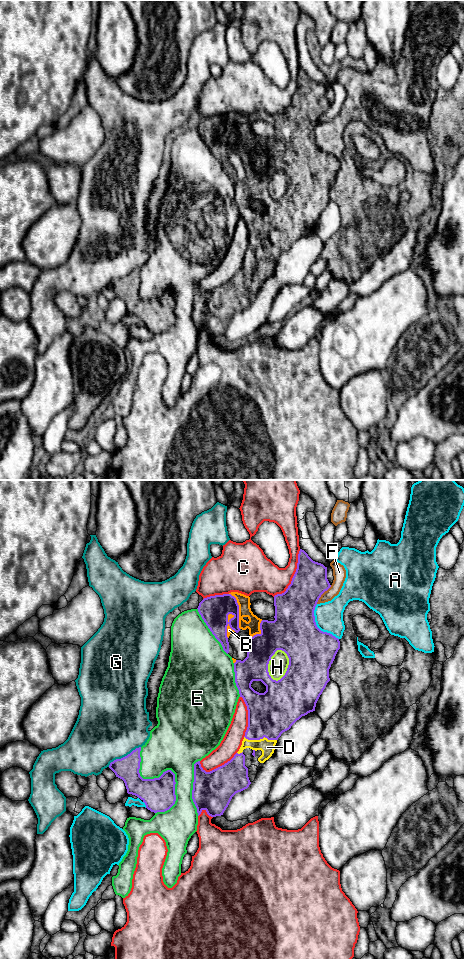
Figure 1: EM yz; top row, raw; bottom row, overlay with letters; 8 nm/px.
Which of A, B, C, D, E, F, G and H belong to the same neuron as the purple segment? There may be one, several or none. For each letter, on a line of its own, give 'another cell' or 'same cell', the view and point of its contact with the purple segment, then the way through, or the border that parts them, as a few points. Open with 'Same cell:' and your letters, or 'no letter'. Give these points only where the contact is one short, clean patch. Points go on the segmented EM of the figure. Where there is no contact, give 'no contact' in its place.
Same cell: B, D
A: another cell; meets purple in yz at (316, 626)
B: same cell; meets purple in yz at (238, 610)
C: another cell; meets purple in yz at (293, 576)
D: same cell; meets purple in yz at (260, 738)
E: another cell; meets purple in yz at (163, 773)
F: another cell; meets purple in yz at (322, 593)
G: another cell; meets purple in yz at (123, 757)
H: another cell; meets purple in yz at (288, 666)

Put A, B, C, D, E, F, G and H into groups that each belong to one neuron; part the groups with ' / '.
A H / B D / C / E / F / G

